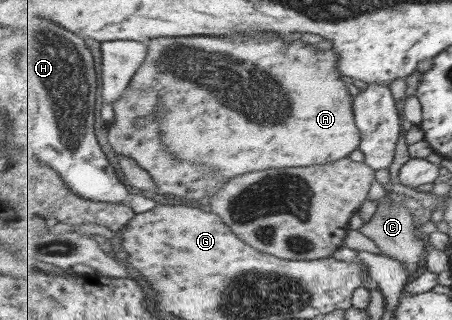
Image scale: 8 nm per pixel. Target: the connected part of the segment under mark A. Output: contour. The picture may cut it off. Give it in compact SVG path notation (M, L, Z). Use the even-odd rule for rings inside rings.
M255 33L255 37L245 37L243 41L235 41L229 37L209 37L209 35L193 35L193 37L159 37L149 39L147 47L147 58L139 71L135 73L131 86L133 88L157 87L161 91L161 99L165 99L163 109L171 109L171 115L165 119L165 139L163 144L181 160L211 163L219 169L225 169L229 177L243 175L249 171L261 171L261 169L283 169L283 168L305 168L315 165L327 165L333 161L339 161L349 157L353 151L360 149L362 135L359 126L356 124L356 111L353 109L353 97L345 87L345 81L341 81L339 71L339 55L335 49L317 50L315 45L305 44L300 39L288 40L287 37L273 37L275 33Z

